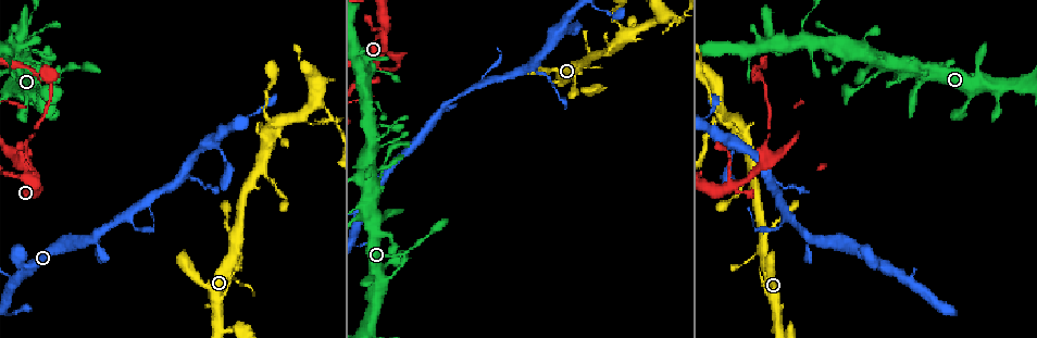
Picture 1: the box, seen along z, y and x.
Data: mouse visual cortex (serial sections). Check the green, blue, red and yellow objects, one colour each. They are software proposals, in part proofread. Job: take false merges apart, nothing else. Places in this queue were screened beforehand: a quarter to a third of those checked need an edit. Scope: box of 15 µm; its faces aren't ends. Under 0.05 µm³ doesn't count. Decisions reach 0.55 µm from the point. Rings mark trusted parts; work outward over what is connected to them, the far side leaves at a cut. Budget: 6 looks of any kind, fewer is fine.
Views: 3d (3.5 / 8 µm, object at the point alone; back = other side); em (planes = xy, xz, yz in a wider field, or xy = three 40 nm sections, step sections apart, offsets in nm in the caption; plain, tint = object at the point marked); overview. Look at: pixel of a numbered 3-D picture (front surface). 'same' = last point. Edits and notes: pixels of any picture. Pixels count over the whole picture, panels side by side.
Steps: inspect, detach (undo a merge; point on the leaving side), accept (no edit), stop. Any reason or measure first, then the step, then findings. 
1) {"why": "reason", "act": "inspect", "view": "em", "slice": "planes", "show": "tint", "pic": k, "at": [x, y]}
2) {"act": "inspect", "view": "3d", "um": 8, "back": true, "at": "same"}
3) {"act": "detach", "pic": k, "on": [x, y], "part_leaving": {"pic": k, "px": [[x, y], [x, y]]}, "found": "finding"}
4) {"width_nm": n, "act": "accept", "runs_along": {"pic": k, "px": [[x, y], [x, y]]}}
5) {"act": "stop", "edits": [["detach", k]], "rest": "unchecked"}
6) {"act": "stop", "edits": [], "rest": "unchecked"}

{"why": "side arm on a straight run", "act": "inspect", "view": "3d", "um": 3.5, "pic": 1, "at": [15, 282]}

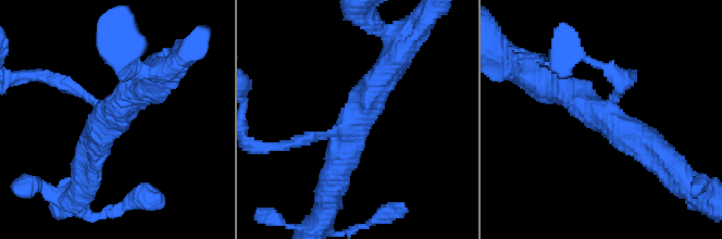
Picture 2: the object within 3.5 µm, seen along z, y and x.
{"arms": 3, "arm_widths_nm": [150, 350, 400], "act": "inspect", "view": "em", "slice": "planes", "show": "tint", "pic": 2, "at": [605, 117]}

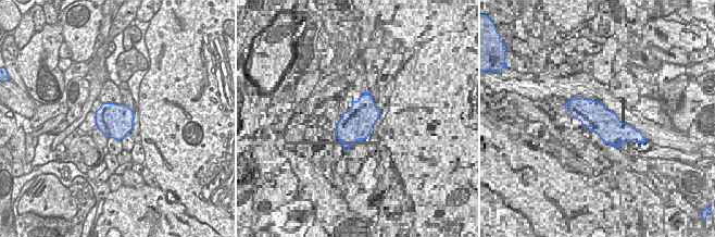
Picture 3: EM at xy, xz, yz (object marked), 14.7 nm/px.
{"act": "accept", "found": "all the same cell"}

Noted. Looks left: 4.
{"why": "arms part here", "act": "inspect", "view": "3d", "um": 8, "pic": 1, "at": [127, 218]}

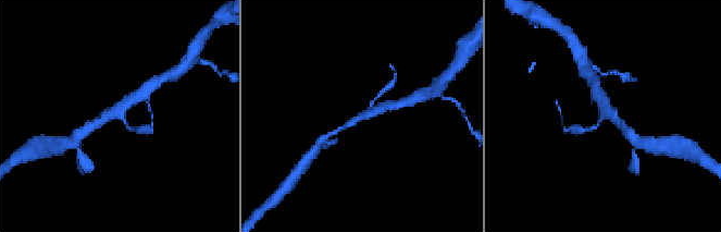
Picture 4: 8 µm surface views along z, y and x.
{"arms": 3, "arm_widths_nm": [150, 200, 300], "act": "inspect", "view": "em", "slice": "xy", "step": 3, "show": "tint", "pic": 4, "at": [359, 117]}

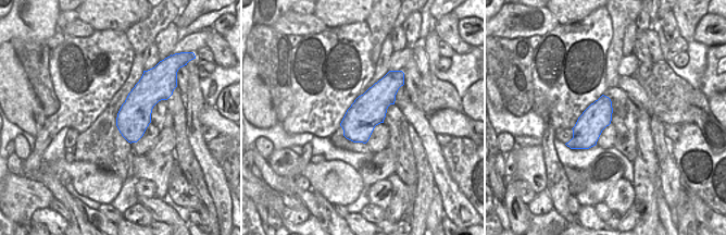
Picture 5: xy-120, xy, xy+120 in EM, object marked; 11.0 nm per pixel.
{"act": "detach", "pic": 4, "on": [579, 130], "part_leaving": {"pic": 4, "px": [[601, 121], [592, 130], [571, 130]]}, "found": "two cells meet here"}

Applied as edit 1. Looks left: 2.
{"why": "sharp bend", "act": "inspect", "view": "3d", "um": 3.5, "pic": 1, "at": [386, 29]}

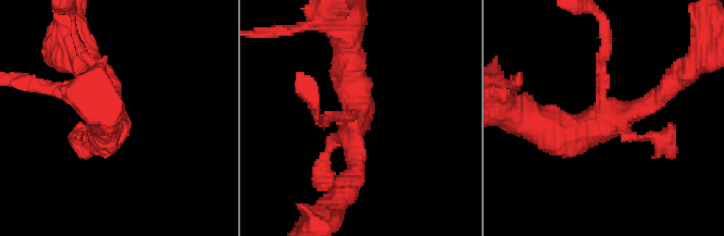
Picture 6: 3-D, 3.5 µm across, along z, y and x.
{"act": "inspect", "view": "em", "slice": "xy", "step": 3, "show": "tint", "pic": 6, "at": [607, 121]}

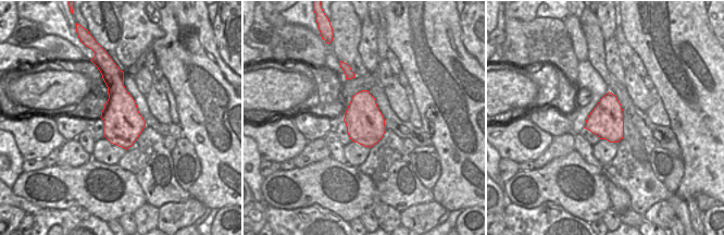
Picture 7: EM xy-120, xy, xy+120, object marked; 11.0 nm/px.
{"act": "accept", "runs_along": {"pic": 6, "px": [[320, 173], [357, 121], [347, 53]]}, "found": "all the same cell"}

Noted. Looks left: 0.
{"act": "stop", "edits": [["detach", 4]], "rest": "unchecked"}

